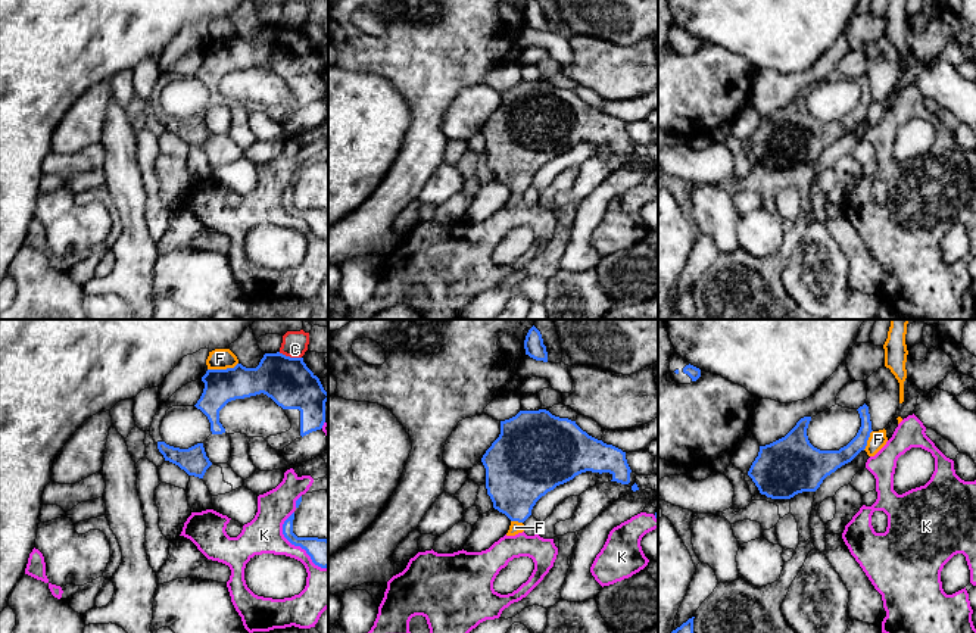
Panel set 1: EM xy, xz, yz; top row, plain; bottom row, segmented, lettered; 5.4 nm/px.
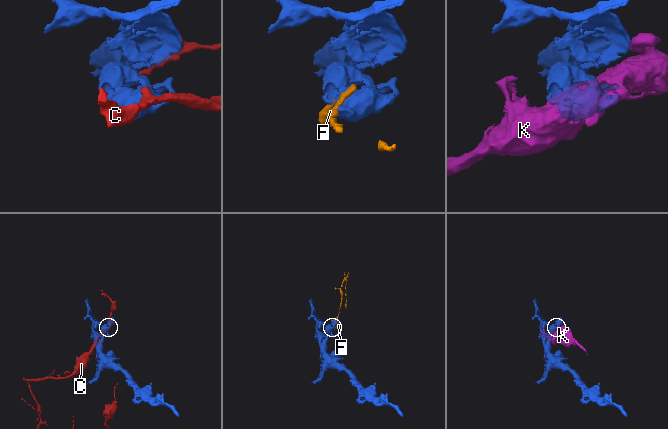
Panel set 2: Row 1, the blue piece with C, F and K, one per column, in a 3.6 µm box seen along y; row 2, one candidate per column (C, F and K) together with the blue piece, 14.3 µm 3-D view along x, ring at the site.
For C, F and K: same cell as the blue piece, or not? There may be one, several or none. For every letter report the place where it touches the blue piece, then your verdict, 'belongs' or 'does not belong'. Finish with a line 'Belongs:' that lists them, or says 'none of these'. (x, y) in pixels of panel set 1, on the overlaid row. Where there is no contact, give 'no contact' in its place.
C: xy (289, 356) | does not belong
F: xy (223, 370) | does not belong
K: xy (295, 545) | does not belong
Belongs: none of these

